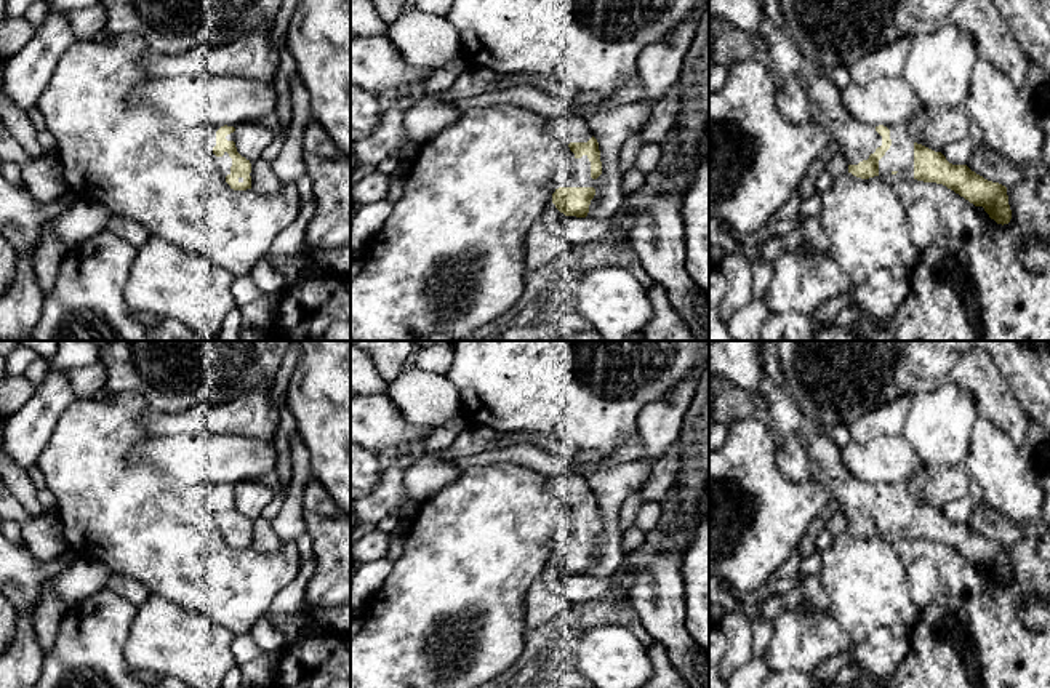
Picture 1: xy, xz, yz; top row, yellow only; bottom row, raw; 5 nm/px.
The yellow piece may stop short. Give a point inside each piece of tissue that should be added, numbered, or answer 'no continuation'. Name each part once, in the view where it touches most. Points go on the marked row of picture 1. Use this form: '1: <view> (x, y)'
1: xz (569, 172)

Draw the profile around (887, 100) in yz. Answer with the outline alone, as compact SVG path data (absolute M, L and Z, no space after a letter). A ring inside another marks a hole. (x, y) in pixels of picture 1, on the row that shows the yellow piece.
M879 77L868 85L848 83L840 91L844 109L866 125L900 125L924 114L922 101L901 77Z

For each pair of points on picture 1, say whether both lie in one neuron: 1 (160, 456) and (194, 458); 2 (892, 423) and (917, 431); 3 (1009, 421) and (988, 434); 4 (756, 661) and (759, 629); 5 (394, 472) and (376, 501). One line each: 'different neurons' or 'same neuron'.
1: same neuron
2: different neurons
3: different neurons
4: same neuron
5: same neuron

